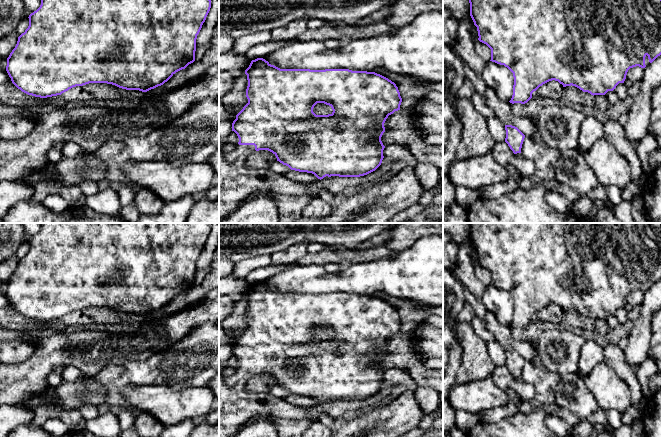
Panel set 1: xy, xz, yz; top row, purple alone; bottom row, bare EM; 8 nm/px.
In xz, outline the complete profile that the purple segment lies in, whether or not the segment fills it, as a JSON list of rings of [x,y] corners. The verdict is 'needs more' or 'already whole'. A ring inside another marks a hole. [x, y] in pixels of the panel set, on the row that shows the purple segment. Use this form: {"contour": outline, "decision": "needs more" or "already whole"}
{"contour": [[[263,58],[252,60],[245,70],[248,86],[248,103],[236,115],[232,123],[239,142],[224,158],[235,166],[244,166],[248,155],[259,150],[272,152],[277,161],[291,170],[314,174],[318,179],[328,176],[360,177],[375,171],[384,158],[385,146],[381,137],[384,123],[389,115],[400,110],[402,98],[398,87],[388,78],[375,72],[352,71],[349,69],[280,69]],[[317,103],[329,105],[333,112],[316,115],[313,108]]], "decision": "needs more"}

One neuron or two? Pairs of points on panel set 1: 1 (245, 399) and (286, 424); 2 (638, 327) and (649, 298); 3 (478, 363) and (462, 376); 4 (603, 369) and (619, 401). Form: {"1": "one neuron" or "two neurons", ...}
{"1": "two neurons", "2": "one neuron", "3": "one neuron", "4": "one neuron"}

